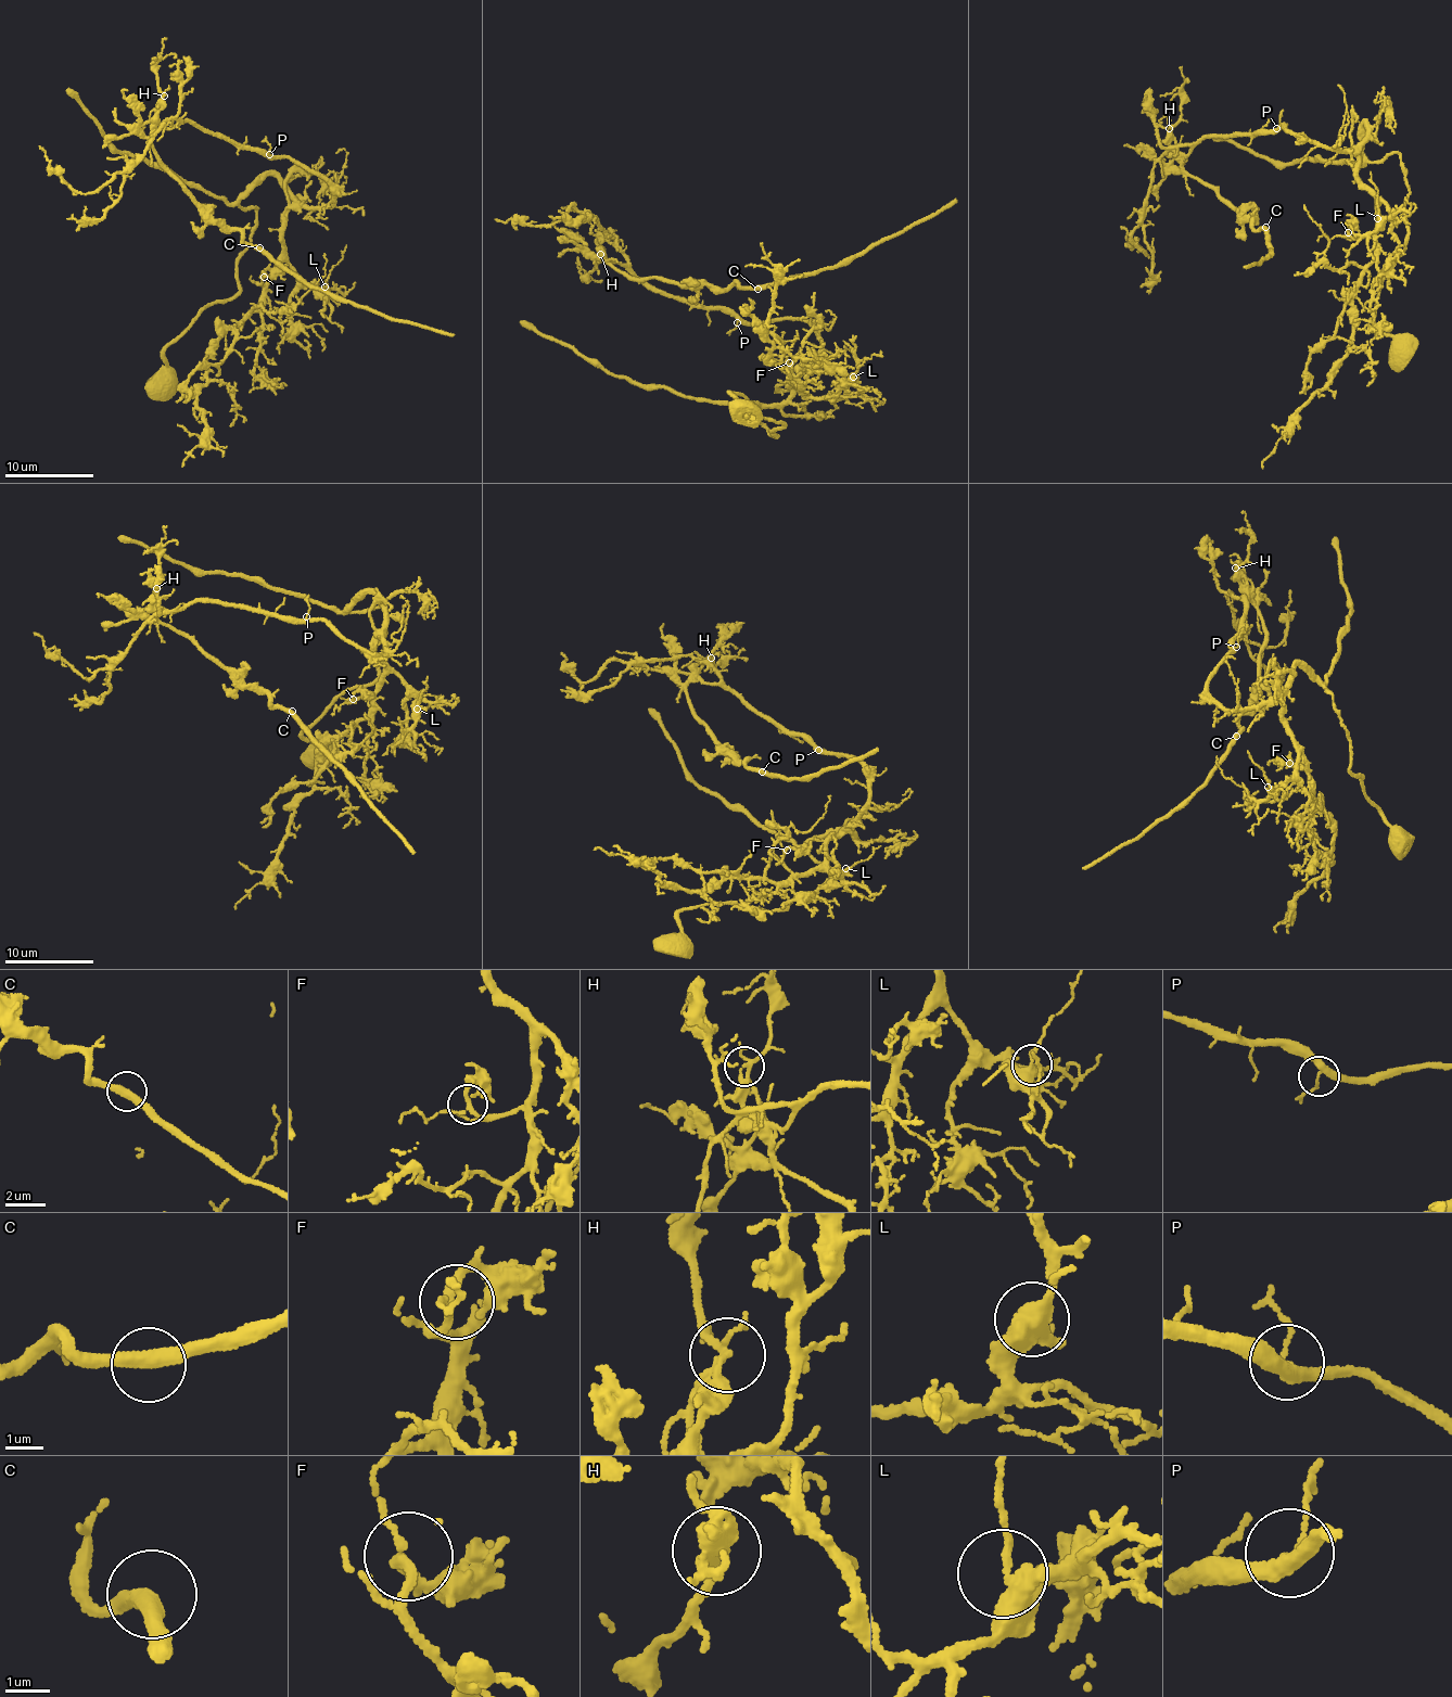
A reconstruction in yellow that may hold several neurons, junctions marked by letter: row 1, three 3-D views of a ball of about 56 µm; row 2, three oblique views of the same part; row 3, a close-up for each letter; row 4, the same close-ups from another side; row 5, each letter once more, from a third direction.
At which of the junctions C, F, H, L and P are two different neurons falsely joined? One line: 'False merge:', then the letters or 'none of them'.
False merge: H

